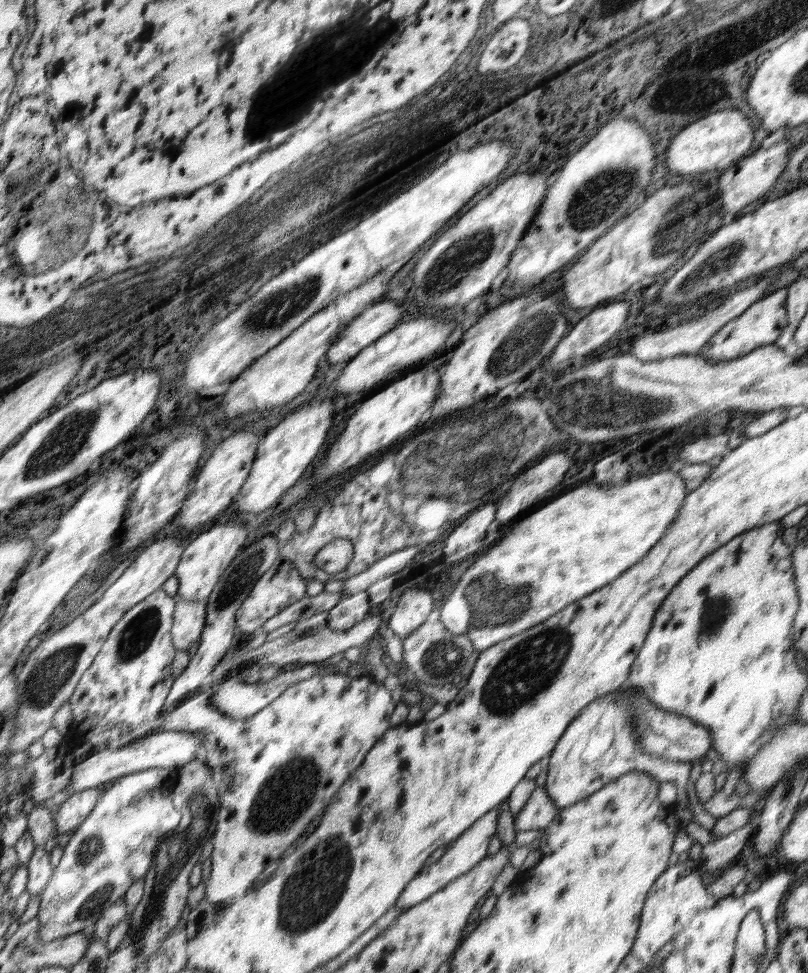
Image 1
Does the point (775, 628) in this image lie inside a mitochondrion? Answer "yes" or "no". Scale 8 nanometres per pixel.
no

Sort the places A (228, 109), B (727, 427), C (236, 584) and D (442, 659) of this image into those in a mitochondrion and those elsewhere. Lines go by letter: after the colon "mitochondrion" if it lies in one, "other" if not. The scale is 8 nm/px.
A: other
B: other
C: mitochondrion
D: mitochondrion

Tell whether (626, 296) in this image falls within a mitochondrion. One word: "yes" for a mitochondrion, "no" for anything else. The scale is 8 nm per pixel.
no

